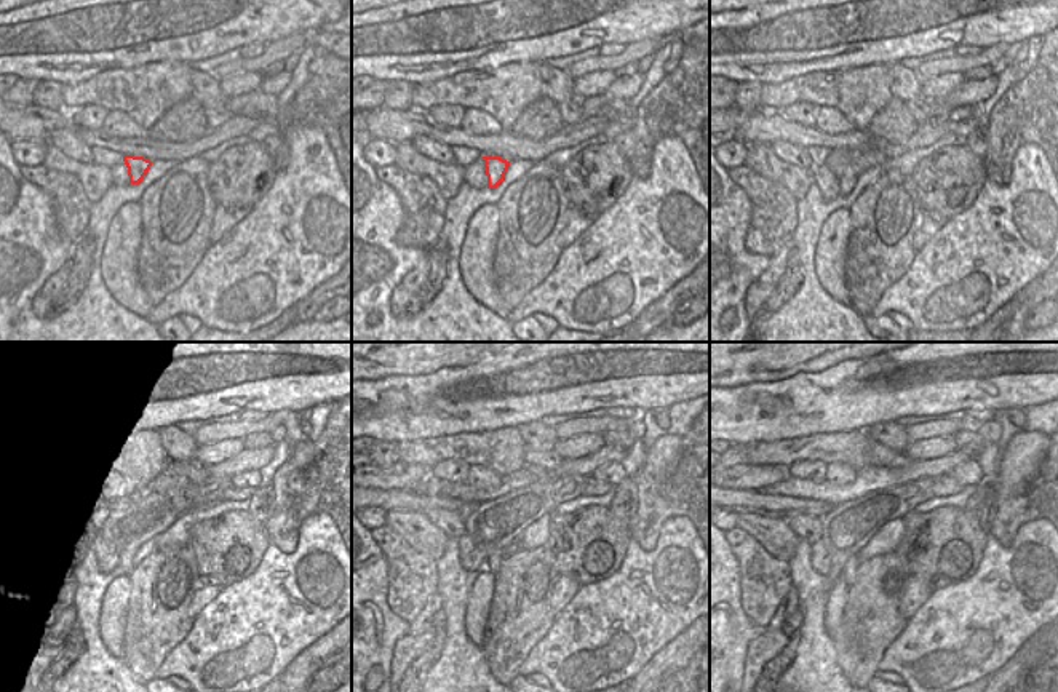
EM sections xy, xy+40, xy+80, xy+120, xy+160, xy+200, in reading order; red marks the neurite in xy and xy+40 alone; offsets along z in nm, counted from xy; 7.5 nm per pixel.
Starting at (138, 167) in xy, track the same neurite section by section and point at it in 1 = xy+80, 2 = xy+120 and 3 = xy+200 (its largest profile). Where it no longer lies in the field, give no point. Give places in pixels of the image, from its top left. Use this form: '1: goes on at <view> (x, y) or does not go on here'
1: goes on at xy+80 (847, 181)
2: goes on at xy+120 (130, 556)
3: goes on at xy+200 (849, 572)

